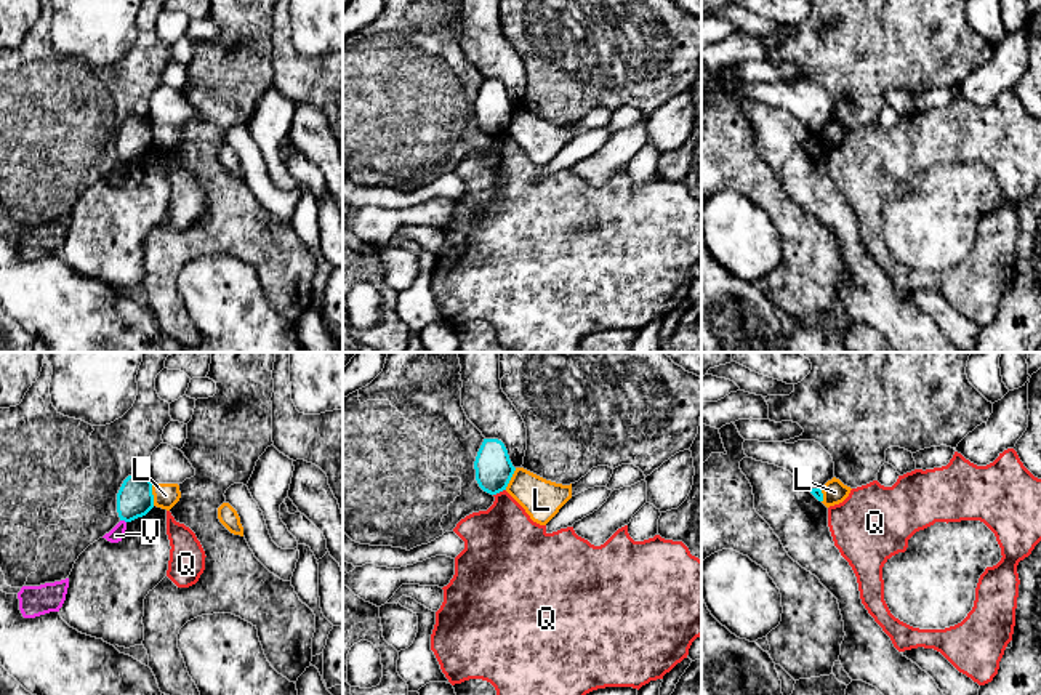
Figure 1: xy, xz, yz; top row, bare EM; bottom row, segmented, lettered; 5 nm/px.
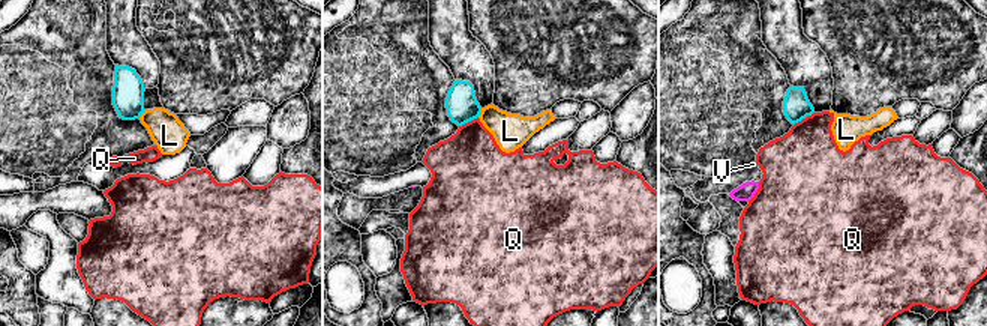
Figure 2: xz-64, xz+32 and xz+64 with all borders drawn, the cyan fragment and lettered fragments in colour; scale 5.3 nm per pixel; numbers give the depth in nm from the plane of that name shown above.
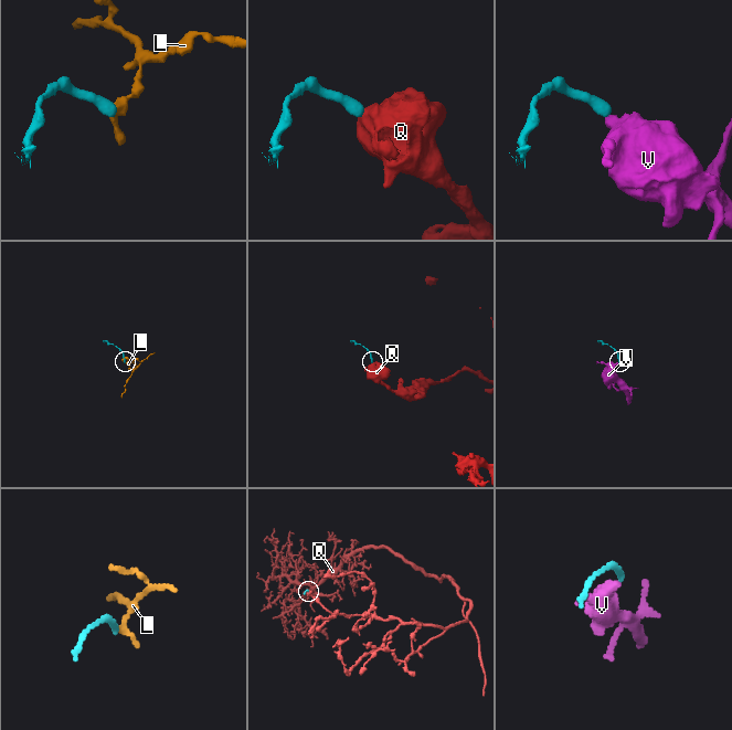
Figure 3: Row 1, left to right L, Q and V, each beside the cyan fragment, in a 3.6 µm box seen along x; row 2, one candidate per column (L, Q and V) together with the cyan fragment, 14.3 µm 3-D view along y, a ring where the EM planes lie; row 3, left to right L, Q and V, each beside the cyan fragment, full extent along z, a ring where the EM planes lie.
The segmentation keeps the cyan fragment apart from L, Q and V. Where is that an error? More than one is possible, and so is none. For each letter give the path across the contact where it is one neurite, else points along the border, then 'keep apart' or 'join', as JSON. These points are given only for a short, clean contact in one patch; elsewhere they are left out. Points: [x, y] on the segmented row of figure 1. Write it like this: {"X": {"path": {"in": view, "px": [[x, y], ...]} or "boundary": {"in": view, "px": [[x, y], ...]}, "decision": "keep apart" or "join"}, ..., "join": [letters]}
{"L": {"boundary": {"in": "xy", "px": [[151, 484], [154, 505]]}, "decision": "keep apart"}, "Q": {"boundary": {"in": "xz", "px": [[505, 489], [494, 495]]}, "decision": "keep apart"}, "V": {"boundary": {"in": "xy", "px": [[120, 519], [125, 522]]}, "decision": "keep apart"}, "join": []}

